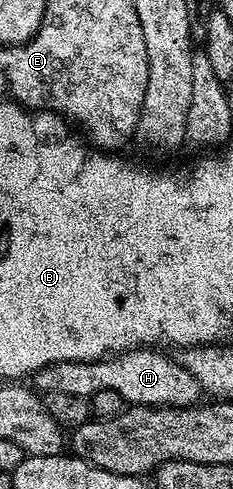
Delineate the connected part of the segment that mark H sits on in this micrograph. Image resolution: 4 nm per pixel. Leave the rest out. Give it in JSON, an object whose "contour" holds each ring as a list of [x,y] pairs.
{"contour":[[[151,347],[122,352],[103,360],[75,360],[46,366],[36,373],[34,384],[41,393],[57,392],[90,398],[95,392],[114,392],[125,405],[145,408],[189,407],[201,399],[200,383],[187,368]]]}

